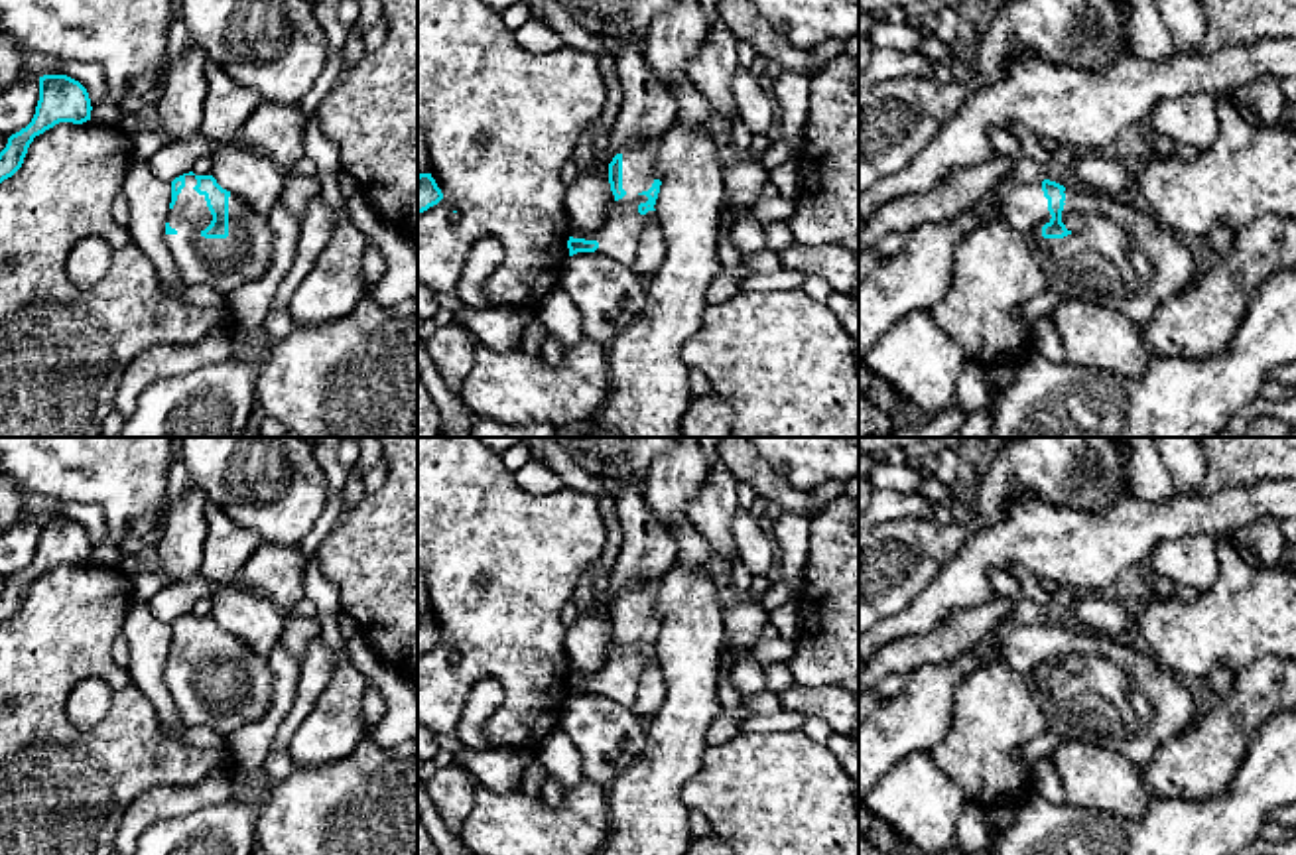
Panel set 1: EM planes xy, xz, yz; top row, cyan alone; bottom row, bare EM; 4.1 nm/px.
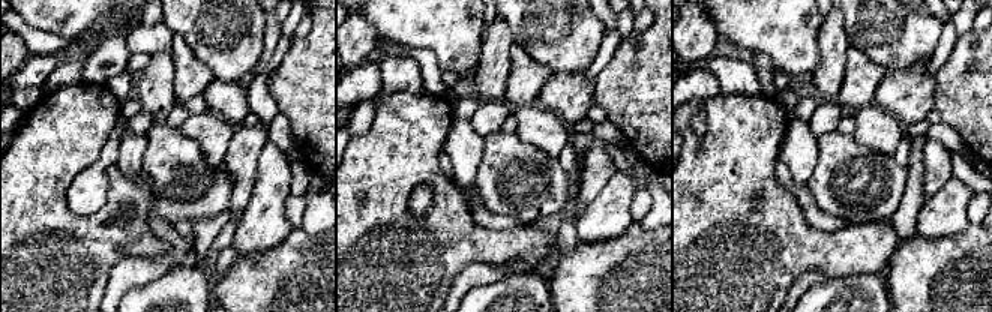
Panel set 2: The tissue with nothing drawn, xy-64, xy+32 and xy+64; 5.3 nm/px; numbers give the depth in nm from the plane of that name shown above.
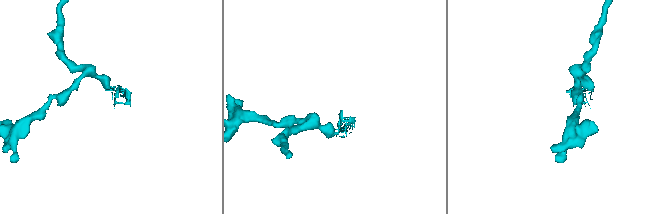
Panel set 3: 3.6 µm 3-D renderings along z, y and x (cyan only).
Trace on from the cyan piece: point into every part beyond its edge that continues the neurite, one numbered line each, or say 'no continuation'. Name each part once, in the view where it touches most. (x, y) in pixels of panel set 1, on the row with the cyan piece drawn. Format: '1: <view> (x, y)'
1: xy (245, 255)

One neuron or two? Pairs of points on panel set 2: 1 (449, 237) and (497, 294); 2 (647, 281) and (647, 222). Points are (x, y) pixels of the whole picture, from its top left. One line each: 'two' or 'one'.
1: two
2: two

